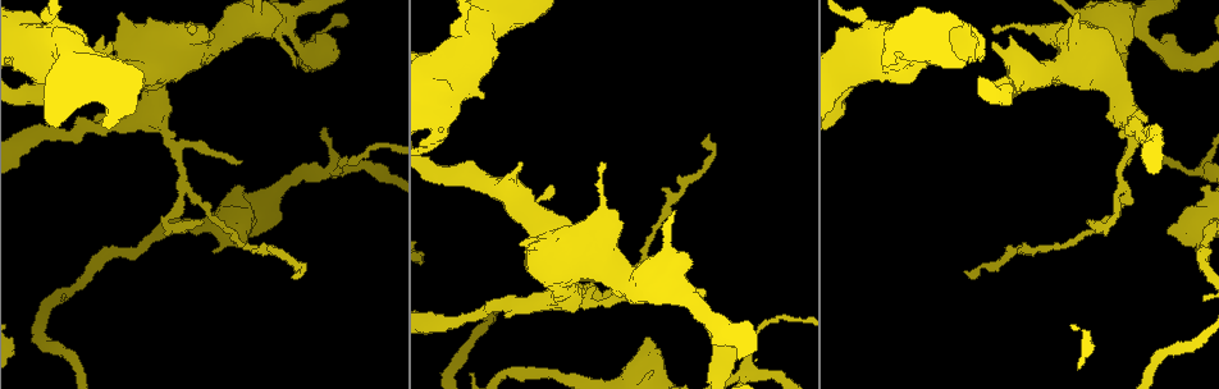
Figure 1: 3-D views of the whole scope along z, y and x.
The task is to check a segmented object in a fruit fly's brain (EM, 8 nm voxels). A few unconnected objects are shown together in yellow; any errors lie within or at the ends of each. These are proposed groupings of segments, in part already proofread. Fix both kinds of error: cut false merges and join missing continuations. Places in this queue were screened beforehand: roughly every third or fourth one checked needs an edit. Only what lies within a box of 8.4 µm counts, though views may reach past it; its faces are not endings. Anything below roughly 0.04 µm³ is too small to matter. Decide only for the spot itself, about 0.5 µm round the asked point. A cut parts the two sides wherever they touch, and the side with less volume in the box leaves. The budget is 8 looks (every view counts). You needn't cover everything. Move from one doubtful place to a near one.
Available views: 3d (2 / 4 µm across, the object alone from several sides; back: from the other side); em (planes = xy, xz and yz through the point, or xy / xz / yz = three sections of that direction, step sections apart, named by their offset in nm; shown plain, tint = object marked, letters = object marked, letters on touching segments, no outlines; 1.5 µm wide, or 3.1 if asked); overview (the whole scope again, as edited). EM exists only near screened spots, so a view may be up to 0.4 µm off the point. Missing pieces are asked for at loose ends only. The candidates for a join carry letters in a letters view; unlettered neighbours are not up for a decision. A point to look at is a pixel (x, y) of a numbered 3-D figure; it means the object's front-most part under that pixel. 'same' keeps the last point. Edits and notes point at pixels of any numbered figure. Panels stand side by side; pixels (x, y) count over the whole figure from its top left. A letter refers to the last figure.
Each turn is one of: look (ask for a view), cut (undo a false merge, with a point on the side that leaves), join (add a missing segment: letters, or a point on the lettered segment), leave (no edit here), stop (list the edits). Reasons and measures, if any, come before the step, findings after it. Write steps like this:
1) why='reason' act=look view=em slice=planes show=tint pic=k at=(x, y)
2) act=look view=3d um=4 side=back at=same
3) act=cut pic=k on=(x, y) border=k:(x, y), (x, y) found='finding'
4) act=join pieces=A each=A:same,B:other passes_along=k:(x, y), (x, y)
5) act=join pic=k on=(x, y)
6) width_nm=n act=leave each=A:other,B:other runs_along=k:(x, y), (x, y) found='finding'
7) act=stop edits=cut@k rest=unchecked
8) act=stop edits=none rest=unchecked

why='an open end' act=look view=em slice=xy step=4 show=letters pic=1 at=(190, 30)

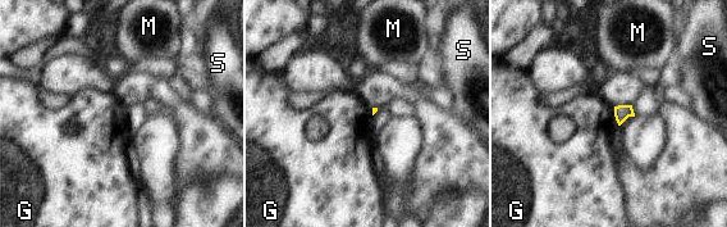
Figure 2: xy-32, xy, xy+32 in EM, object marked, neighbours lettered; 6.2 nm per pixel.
act=look view=em slice=planes show=letters at=same

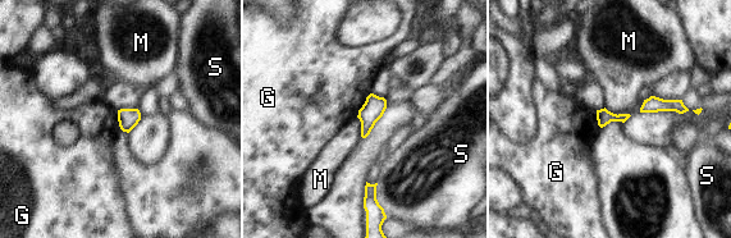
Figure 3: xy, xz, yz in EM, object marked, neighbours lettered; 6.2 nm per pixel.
act=leave each=G:other,M:other,S:other border=3:(604, 108), (617, 114), (630, 115) found='none of them fits'

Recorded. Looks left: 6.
why='thick end' act=look view=3d um=4 pic=1 at=(1167, 232)

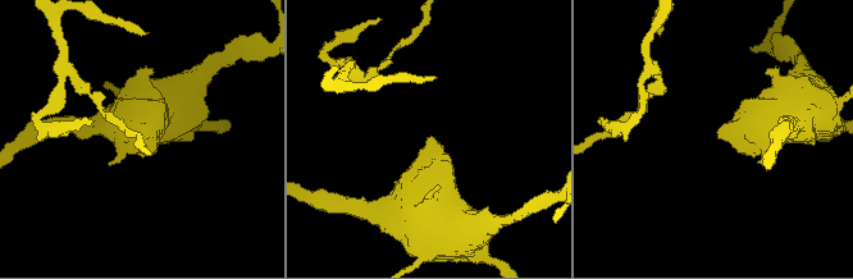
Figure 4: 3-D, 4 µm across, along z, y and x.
act=look view=em um=3.1 slice=planes show=letters pic=4 at=(432, 138)

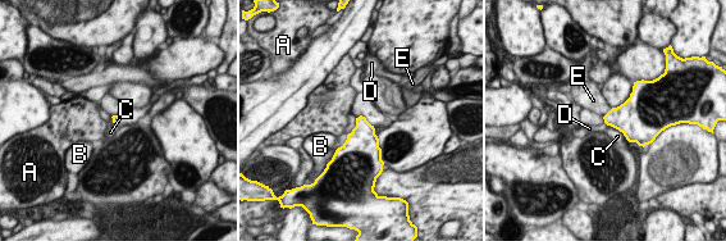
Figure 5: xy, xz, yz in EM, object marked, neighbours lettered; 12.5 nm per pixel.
act=join pieces=D each=A:other,B:other,C:other,D:same,E:other passes_along=5:(115, 118), (115, 122), (115, 127) found='the cell continues'

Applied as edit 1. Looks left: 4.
why='see it whole again' act=look view=overview

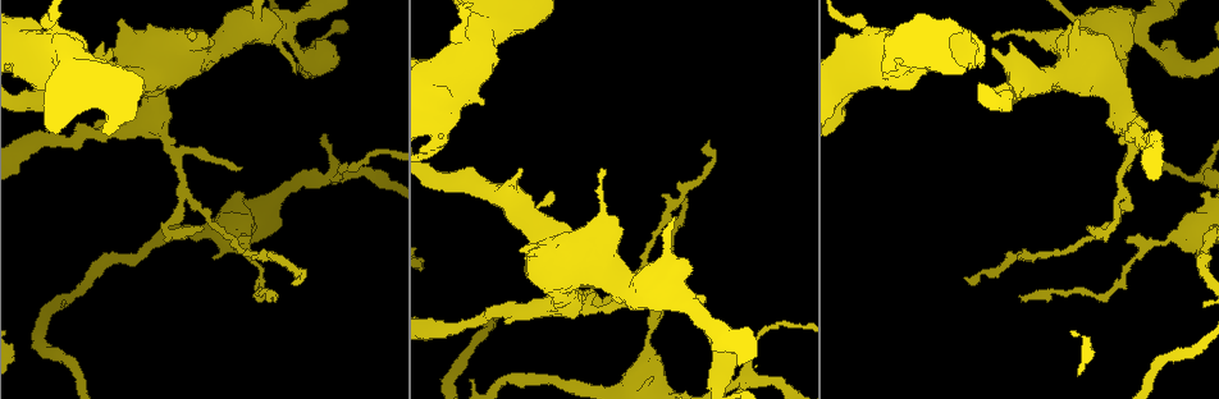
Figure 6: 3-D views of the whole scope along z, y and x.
why='thin end' act=look view=em slice=planes show=letters pic=6 at=(296, 278)

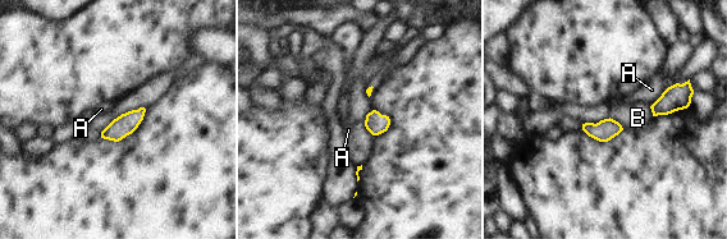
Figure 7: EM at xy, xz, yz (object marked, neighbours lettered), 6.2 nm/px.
act=leave each=A:other,B:other border=7:(609, 118), (615, 119), (623, 128) found='no lettered segment goes on from it'

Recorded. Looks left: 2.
act=stop edits=join@5 rest=unchecked

